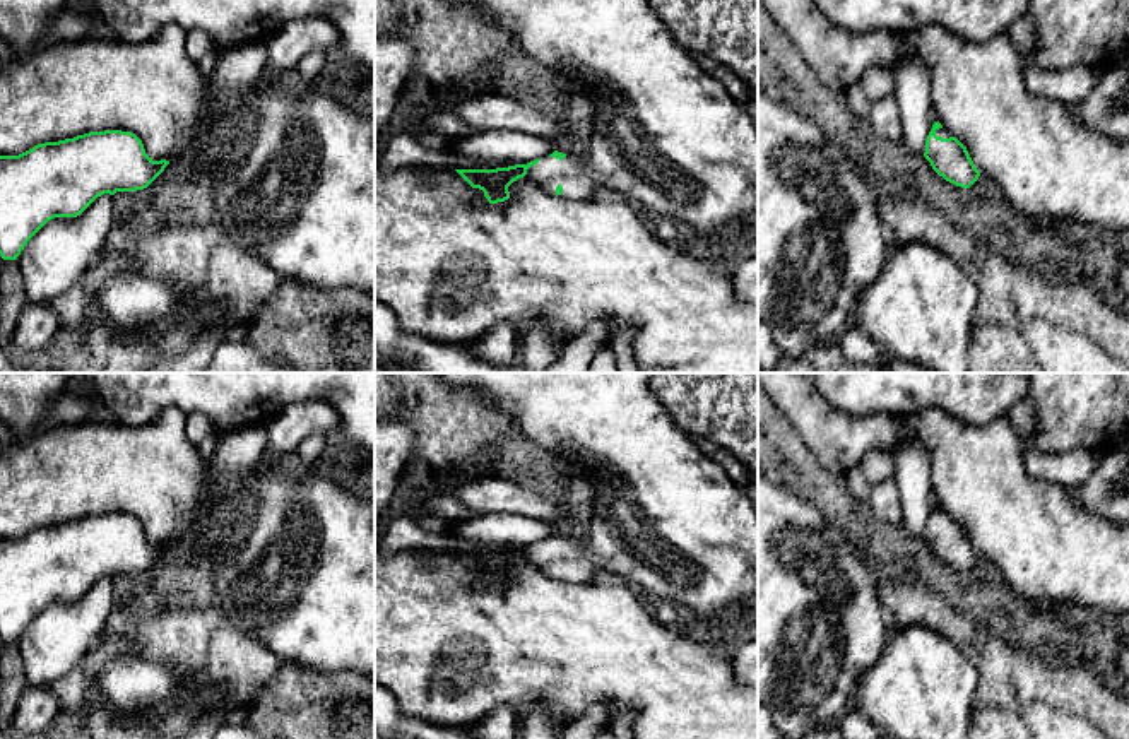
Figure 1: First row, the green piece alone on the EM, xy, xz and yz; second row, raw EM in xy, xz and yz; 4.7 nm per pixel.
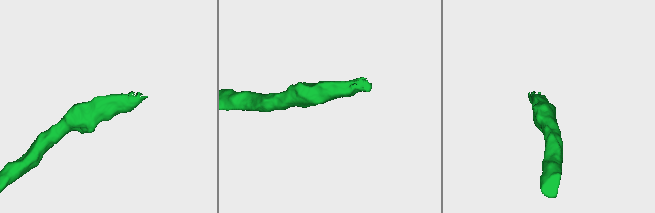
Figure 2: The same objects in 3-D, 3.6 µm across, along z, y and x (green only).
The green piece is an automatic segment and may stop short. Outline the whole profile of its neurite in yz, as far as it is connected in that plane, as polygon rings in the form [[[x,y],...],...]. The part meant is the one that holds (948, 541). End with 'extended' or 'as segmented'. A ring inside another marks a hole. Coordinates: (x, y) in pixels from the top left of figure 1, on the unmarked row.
[[[939,505],[927,518],[924,541],[939,559],[961,571],[970,571],[980,559],[966,530]]]; extended

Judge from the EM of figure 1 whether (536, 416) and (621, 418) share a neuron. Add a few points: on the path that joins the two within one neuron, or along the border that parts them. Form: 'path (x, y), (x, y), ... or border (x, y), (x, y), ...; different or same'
path (556, 416), (601, 416); same

